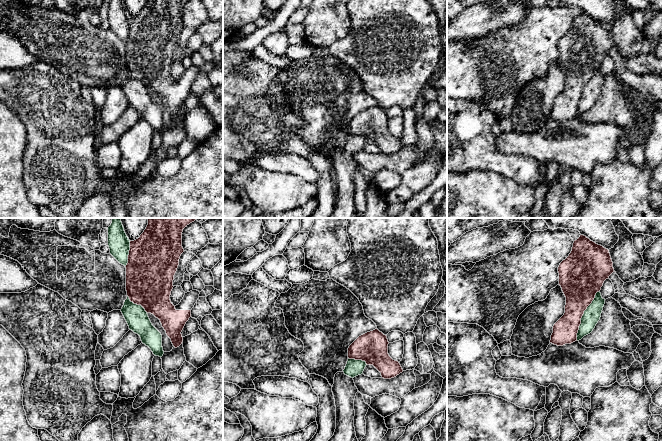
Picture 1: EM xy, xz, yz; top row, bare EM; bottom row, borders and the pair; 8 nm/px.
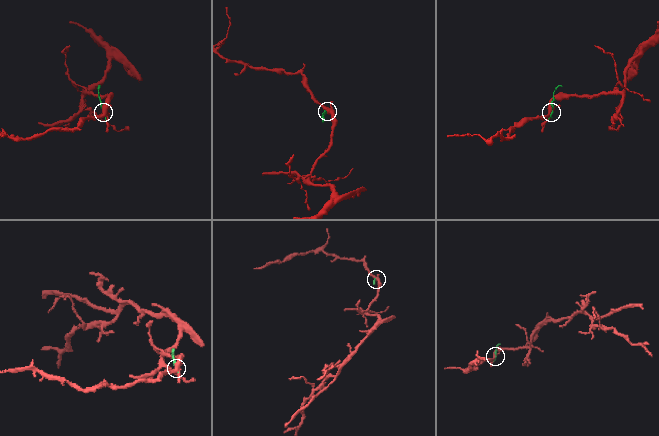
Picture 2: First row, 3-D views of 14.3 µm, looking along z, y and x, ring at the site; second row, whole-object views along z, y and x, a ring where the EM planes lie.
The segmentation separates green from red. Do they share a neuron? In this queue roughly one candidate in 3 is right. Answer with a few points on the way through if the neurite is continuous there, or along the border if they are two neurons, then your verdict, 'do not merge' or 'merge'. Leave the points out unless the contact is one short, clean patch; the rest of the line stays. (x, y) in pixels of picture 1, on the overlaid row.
do not merge

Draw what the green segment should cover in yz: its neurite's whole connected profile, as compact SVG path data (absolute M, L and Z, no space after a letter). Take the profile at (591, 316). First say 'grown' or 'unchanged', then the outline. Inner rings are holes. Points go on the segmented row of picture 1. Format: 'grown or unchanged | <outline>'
unchanged | M600 291L596 293L594 300L584 311L581 318L581 324L577 333L577 341L590 334L600 320L601 313L605 304Z

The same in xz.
unchanged | M348 358L347 364L343 372L345 375L354 378L358 375L363 374L366 365L367 364L365 361Z

